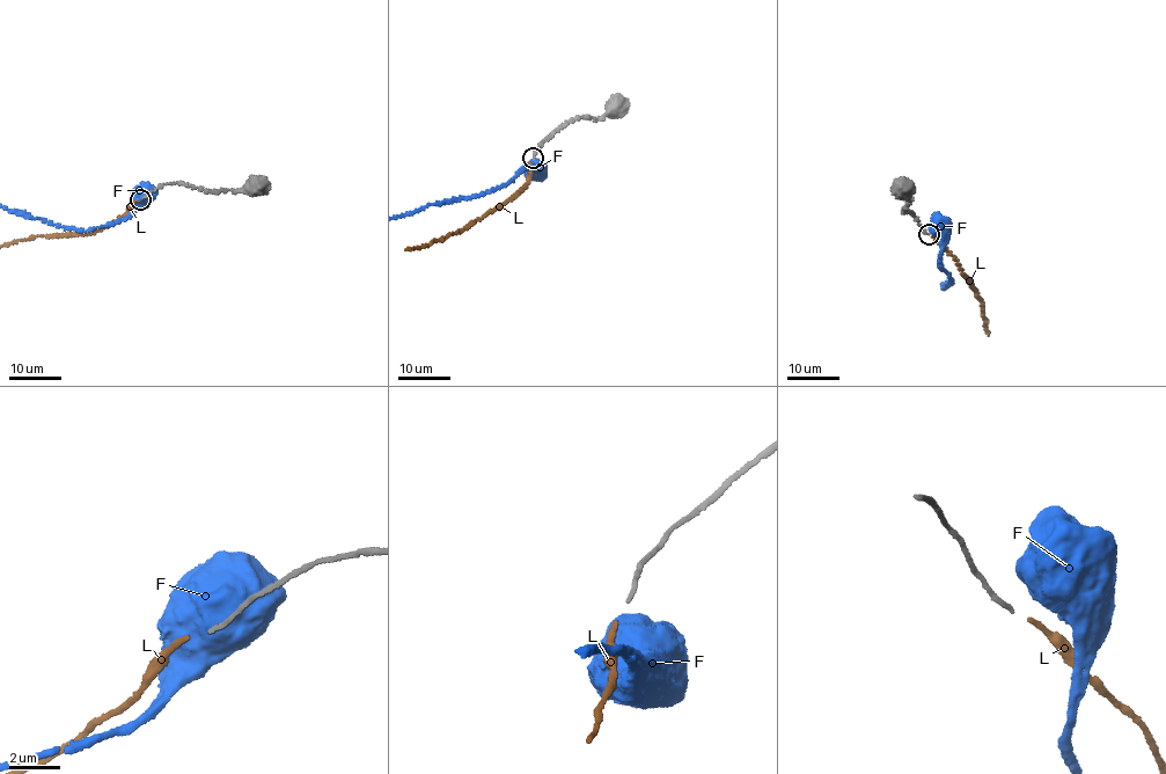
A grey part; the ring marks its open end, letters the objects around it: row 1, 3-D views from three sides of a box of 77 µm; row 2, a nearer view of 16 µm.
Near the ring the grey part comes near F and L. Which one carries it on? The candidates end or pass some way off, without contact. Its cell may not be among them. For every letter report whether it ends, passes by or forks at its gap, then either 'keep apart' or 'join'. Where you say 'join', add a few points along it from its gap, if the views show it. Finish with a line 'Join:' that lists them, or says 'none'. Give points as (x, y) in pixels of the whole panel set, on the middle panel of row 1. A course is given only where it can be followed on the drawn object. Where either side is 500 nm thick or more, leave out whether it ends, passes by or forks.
F: keep apart
L: it ends; join; course (532, 161), (528, 182), (462, 228)
Join: L

